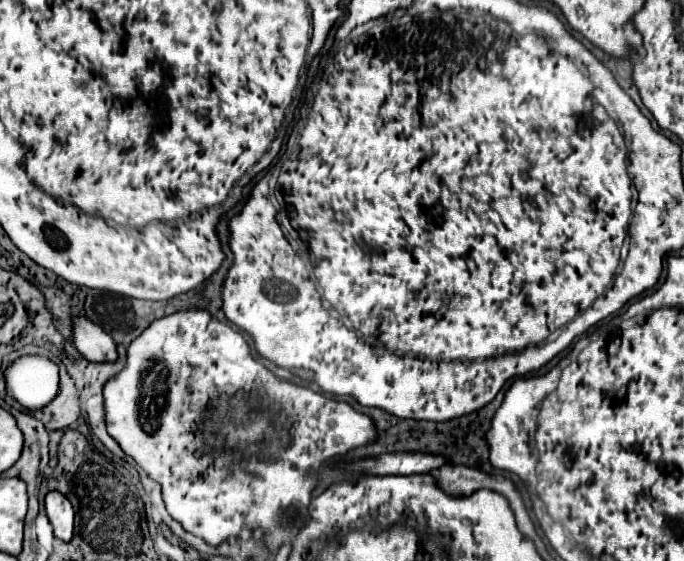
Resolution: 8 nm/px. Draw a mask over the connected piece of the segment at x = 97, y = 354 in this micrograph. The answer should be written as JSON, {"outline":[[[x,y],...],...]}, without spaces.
{"outline":[[[76,318],[74,346],[88,362],[114,362],[118,358],[112,336],[88,318]]]}

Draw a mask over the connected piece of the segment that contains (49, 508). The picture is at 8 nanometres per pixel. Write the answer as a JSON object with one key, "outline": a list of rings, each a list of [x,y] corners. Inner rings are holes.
{"outline":[[[50,492],[46,496],[46,514],[54,526],[56,538],[70,542],[74,534],[74,508],[70,500],[60,492]]]}

